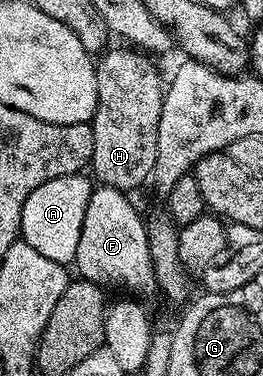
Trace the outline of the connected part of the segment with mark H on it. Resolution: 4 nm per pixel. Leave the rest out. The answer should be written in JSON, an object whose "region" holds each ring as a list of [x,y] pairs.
{"region":[[[131,45],[116,46],[120,47],[109,46],[95,60],[98,77],[98,105],[91,122],[94,133],[94,153],[90,171],[97,184],[132,193],[135,187],[142,186],[144,182],[147,184],[152,178],[158,149],[158,121],[162,117],[166,87],[162,79],[160,83],[160,75],[156,72],[155,65],[151,63],[153,60],[145,52]]]}

